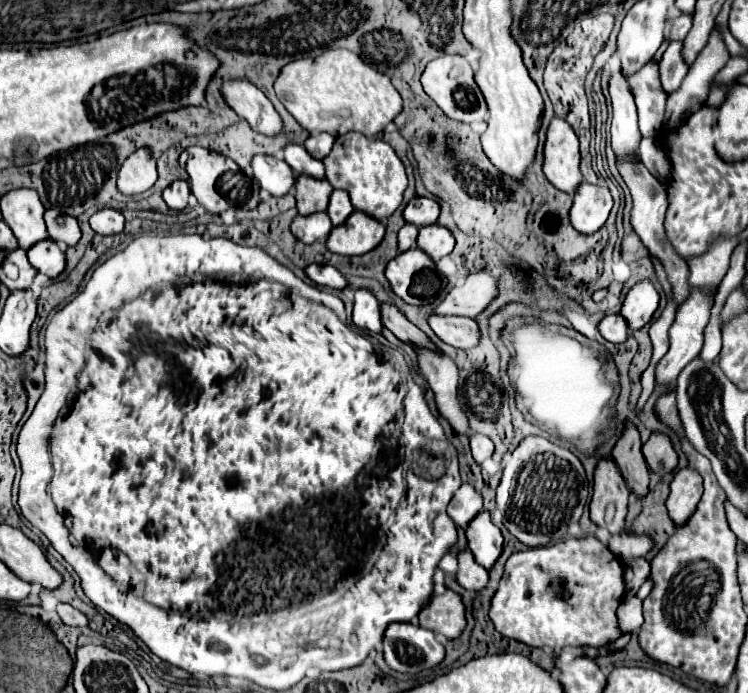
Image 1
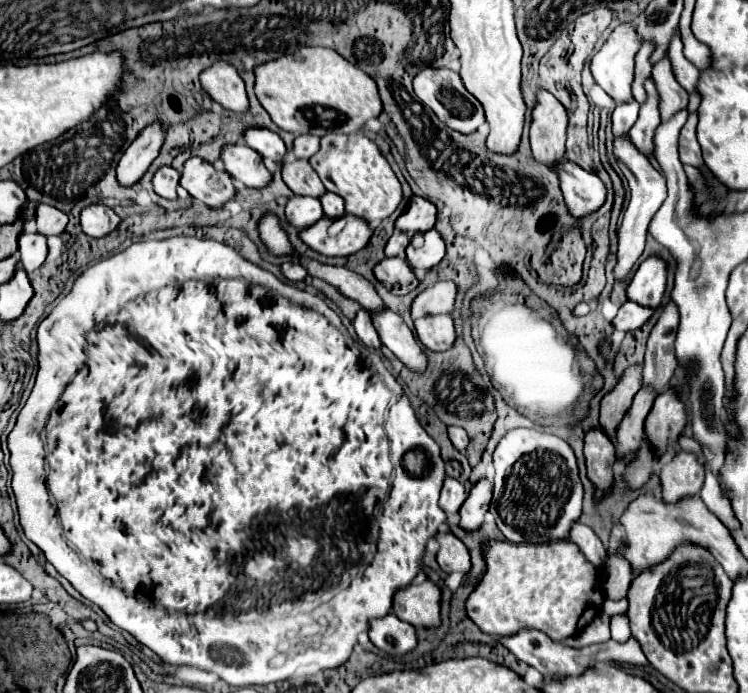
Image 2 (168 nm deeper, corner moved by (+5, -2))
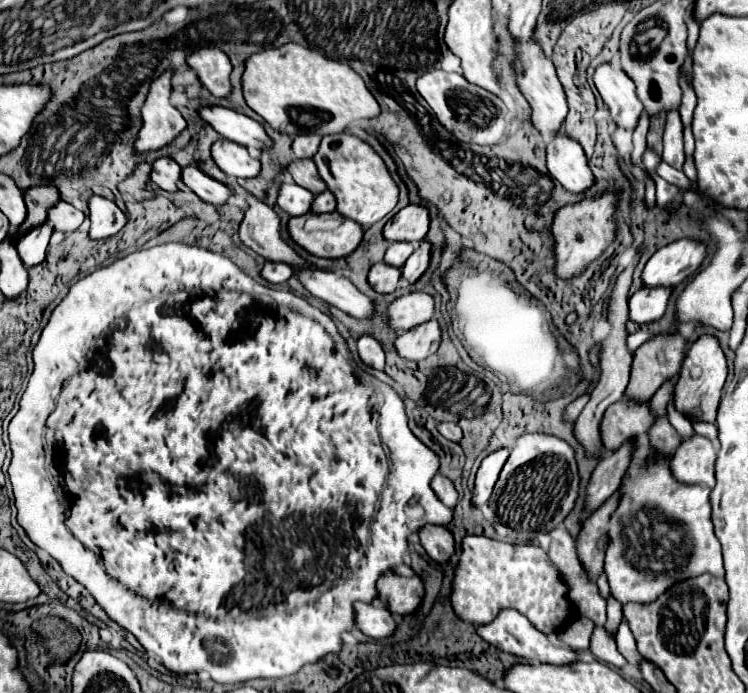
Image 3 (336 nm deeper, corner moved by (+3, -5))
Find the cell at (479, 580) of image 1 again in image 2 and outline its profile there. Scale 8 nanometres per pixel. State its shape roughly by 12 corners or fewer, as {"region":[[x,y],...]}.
{"region":[[439,531],[437,563],[445,573],[471,569],[467,547]]}

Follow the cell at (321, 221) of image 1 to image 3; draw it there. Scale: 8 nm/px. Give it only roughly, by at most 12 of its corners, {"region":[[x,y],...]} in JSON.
{"region":[[283,184],[277,204],[289,216],[311,212],[313,194]]}

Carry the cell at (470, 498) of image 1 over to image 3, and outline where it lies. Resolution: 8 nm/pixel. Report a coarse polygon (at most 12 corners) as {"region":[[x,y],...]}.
{"region":[[443,474],[433,478],[435,494],[447,508],[457,506],[459,494]]}

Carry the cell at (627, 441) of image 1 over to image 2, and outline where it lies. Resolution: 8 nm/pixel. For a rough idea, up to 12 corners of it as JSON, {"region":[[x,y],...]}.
{"region":[[643,363],[625,369],[601,399],[599,423],[611,439],[641,389]]}

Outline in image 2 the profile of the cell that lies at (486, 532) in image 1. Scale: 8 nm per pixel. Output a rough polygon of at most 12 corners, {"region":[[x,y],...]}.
{"region":[[479,479],[459,509],[467,531],[483,523],[491,503],[489,479]]}

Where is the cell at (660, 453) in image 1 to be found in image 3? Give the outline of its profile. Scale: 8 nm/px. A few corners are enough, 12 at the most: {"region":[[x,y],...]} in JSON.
{"region":[[701,336],[679,372],[675,410],[715,422],[727,364]]}

